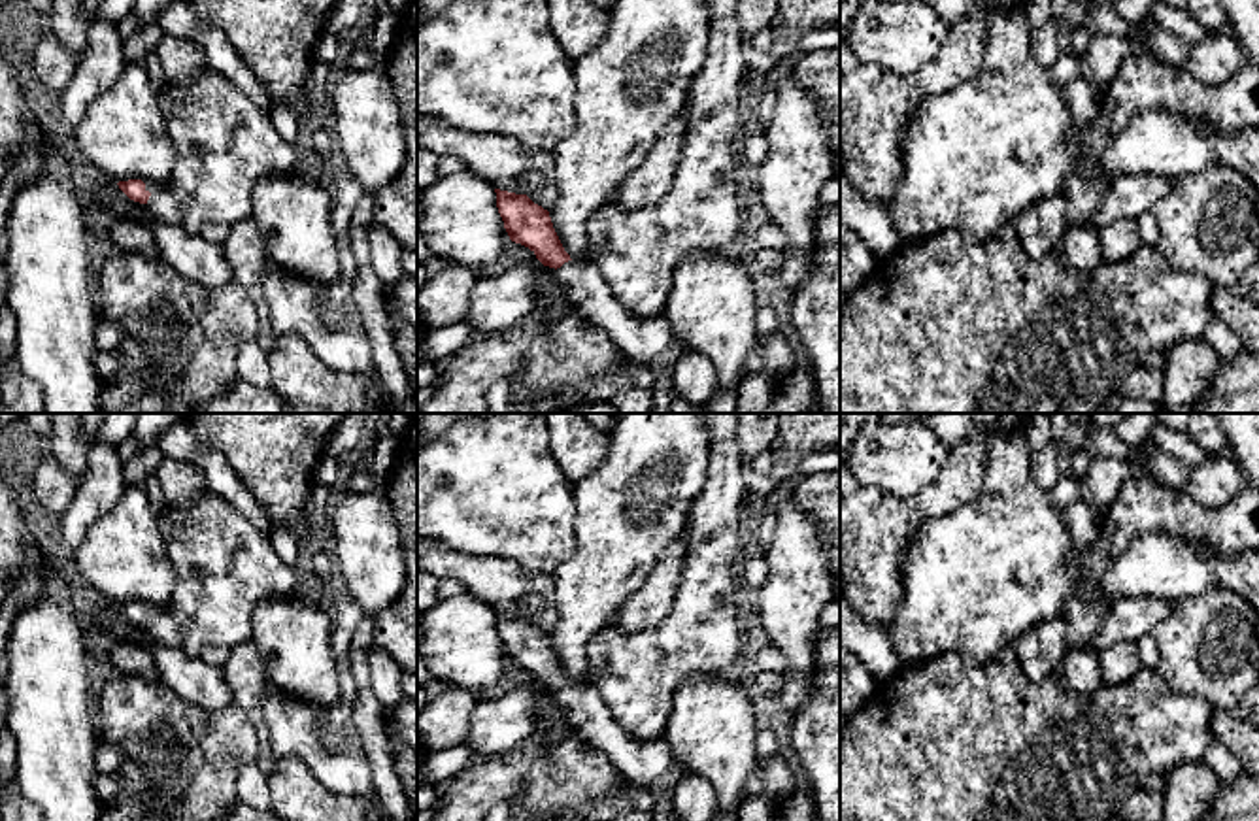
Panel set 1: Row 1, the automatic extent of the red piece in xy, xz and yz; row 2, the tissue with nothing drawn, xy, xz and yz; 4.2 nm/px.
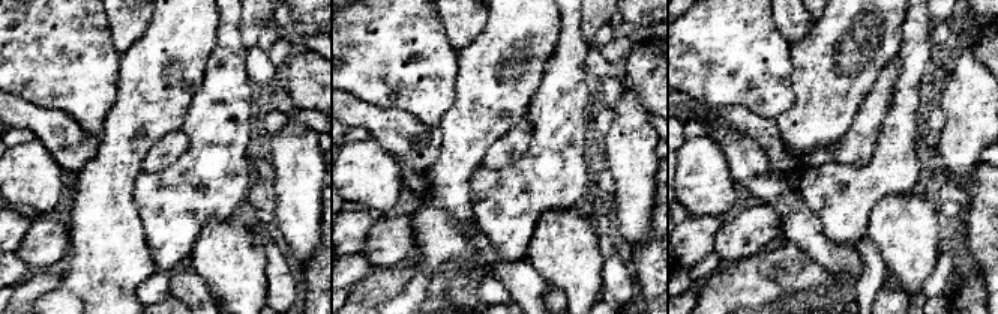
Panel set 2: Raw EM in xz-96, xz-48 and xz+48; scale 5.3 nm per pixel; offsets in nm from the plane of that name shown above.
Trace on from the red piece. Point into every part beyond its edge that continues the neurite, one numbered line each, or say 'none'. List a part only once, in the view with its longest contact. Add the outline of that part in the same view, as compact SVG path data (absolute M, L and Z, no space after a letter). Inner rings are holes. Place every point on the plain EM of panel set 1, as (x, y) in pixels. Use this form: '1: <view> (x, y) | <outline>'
1: xy (161, 627) | M151 604L143 606L145 613L149 613L151 619L142 628L159 644L181 647L181 630L177 628L170 610L166 606L162 608Z

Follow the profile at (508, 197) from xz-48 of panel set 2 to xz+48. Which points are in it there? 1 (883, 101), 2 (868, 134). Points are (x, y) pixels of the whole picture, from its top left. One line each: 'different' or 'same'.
1: different
2: different

